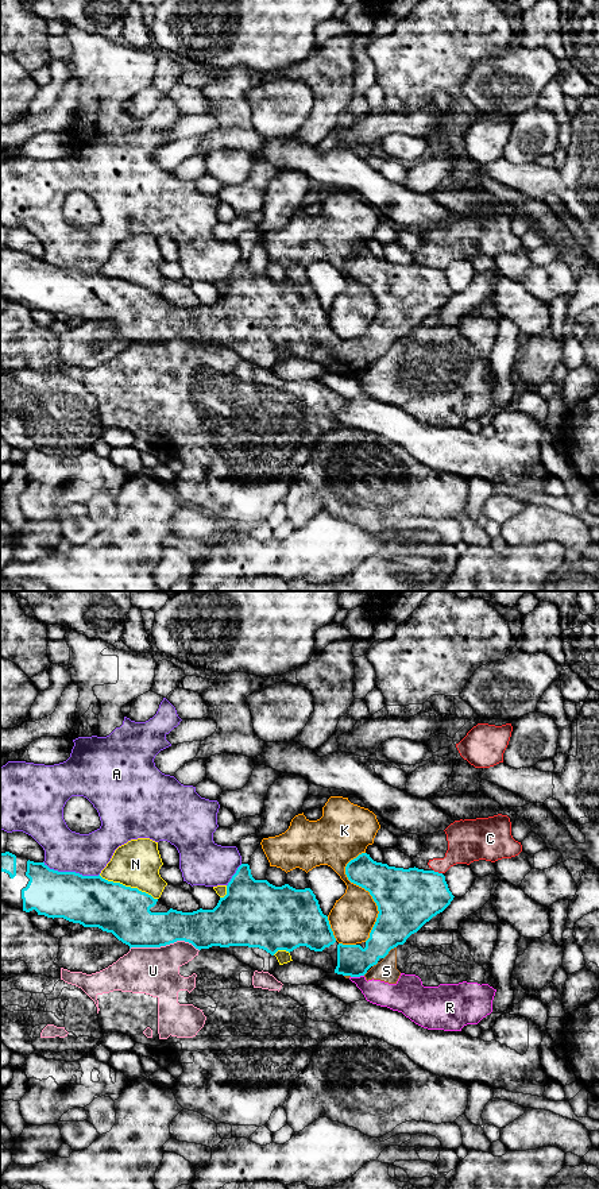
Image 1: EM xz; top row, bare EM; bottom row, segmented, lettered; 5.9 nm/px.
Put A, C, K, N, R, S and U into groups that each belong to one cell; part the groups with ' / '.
A / C / K U / N / R S

